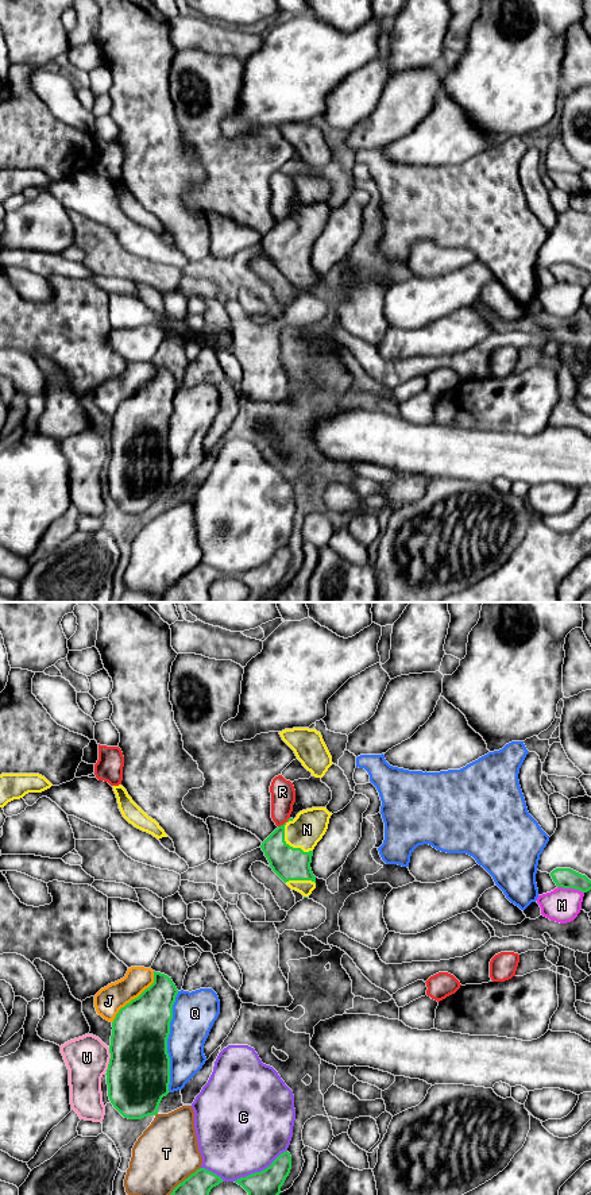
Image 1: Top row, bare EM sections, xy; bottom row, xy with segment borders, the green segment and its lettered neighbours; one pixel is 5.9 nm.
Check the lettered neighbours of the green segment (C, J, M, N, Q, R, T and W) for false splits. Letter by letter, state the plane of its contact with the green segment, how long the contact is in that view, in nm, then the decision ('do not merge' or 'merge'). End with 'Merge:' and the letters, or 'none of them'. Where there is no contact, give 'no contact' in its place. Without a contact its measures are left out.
C: xy | 380 nm | do not merge
J: xy | 400 nm | do not merge
M: xy | 170 nm | do not merge
N: xy | 240 nm | merge
Q: xy | 600 nm | do not merge
R: xy | 90 nm | do not merge
T: xy | 320 nm | do not merge
W: xy | 150 nm | do not merge
Merge: N

